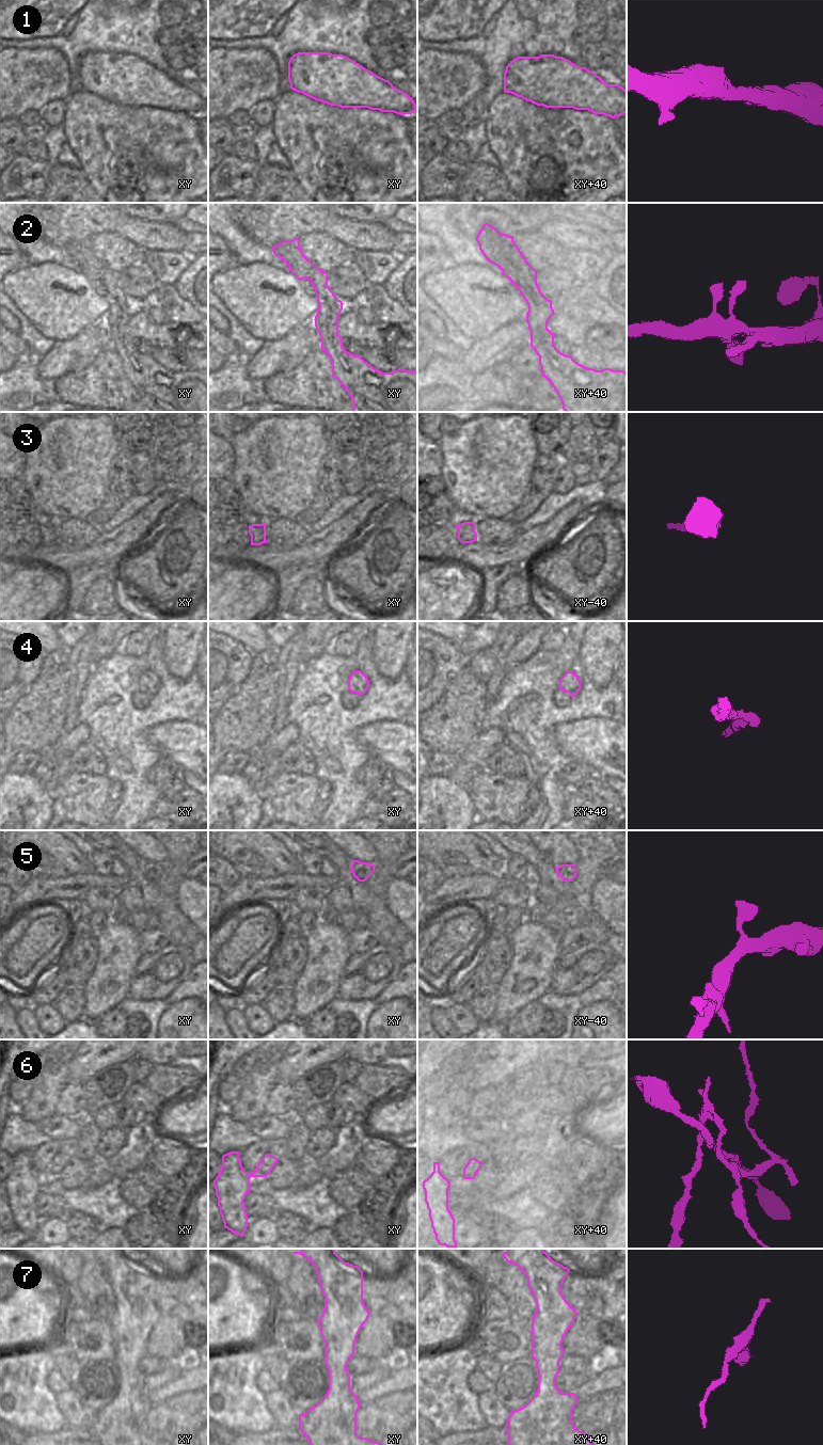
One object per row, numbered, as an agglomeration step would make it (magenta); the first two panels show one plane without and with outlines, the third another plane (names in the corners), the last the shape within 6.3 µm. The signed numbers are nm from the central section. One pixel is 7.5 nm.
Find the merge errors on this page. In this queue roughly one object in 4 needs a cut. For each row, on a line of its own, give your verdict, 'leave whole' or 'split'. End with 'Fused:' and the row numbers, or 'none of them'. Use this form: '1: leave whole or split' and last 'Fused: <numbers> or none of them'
1: leave whole
2: leave whole
3: leave whole
4: leave whole
5: leave whole
6: leave whole
7: leave whole
Fused: none of them

